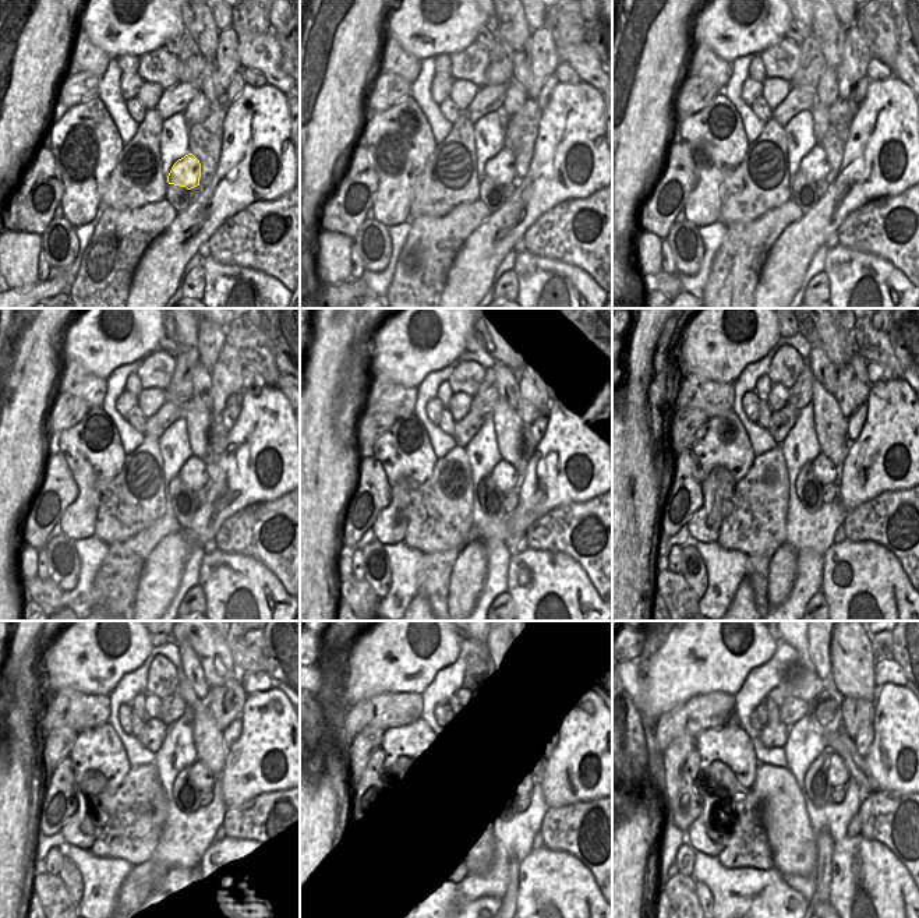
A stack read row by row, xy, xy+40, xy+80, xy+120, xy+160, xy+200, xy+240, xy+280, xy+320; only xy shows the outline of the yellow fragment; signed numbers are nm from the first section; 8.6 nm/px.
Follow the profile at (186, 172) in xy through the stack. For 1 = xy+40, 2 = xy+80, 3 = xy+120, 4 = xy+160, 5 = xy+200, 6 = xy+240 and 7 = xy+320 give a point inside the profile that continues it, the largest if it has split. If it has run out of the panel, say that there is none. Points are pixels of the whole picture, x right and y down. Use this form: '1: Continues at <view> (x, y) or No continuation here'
1: Continues at xy+40 (501, 168)
2: Continues at xy+80 (815, 165)
3: Continues at xy+120 (193, 473)
4: Continues at xy+160 (506, 476)
5: Continues at xy+200 (824, 469)
6: Continues at xy+240 (202, 777)
7: Continues at xy+320 (837, 773).

